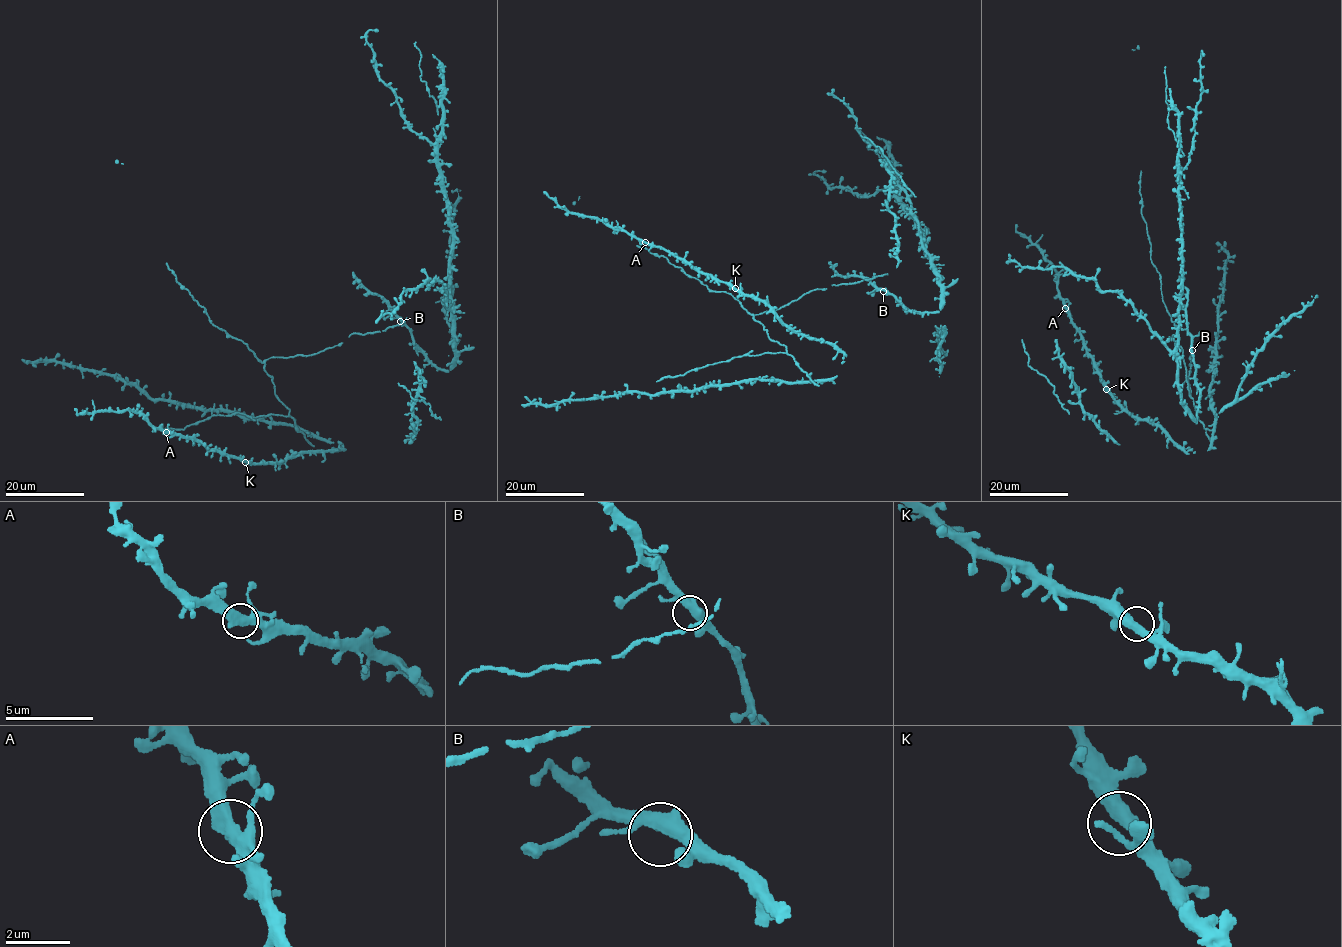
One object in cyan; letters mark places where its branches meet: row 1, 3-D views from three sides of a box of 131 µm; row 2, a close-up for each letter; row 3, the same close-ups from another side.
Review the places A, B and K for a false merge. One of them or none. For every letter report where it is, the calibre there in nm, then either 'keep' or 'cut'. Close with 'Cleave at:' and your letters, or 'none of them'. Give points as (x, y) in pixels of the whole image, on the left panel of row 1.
A: (166, 432) | 460 nm | keep
B: (400, 321) | 480 nm | keep
K: (245, 462) | 460 nm | keep
Cleave at: none of them

